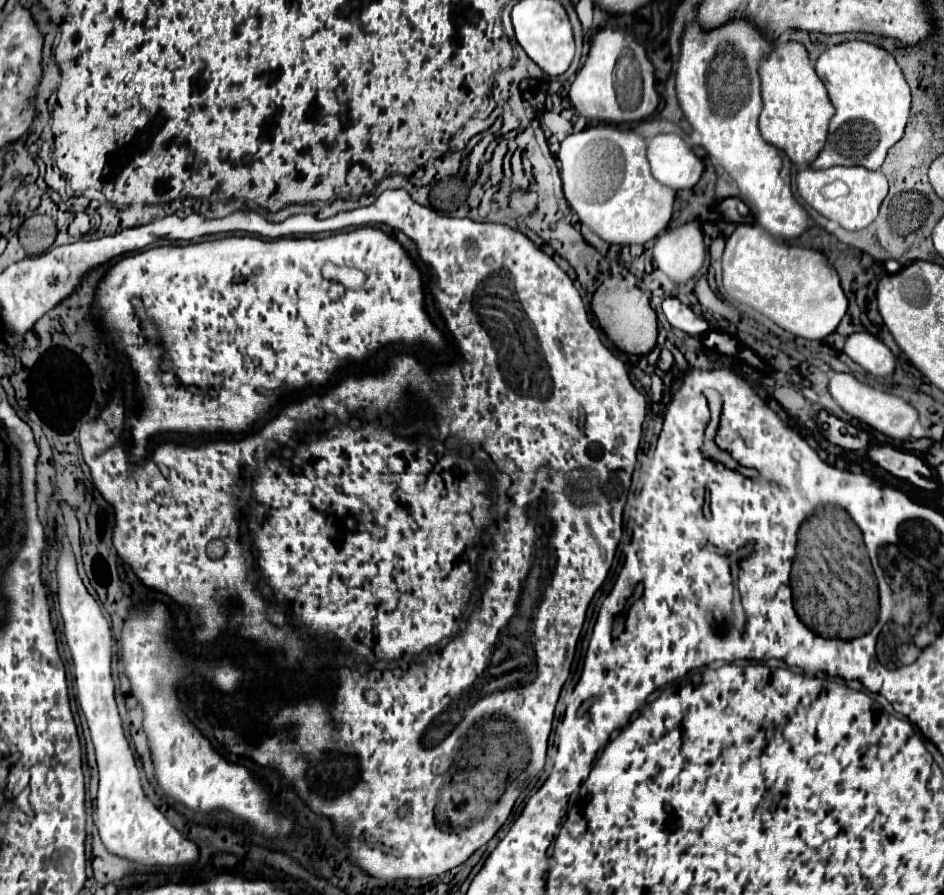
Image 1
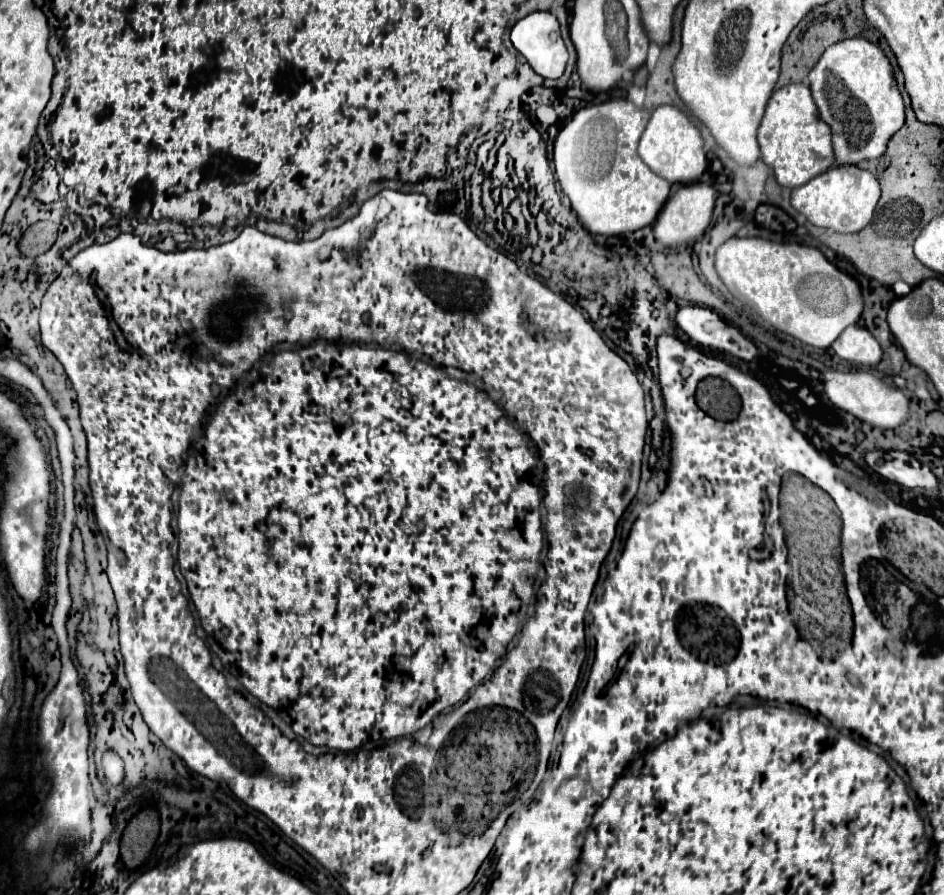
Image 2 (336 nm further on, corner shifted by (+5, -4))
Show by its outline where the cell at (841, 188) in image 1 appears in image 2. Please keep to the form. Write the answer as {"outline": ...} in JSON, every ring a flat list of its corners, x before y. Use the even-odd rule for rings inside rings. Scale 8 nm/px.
{"outline":[[832,166,824,174,792,190,792,206,818,228,832,228,834,232,860,232,872,218,880,198,878,180,858,166]]}

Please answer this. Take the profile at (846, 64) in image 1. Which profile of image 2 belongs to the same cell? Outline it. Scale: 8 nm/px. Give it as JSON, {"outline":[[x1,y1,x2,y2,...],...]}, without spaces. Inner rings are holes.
{"outline":[[856,36,828,46,814,70,810,72,810,88,820,110,820,118,832,128,836,164,858,164,862,160,880,158,886,150,890,136,904,126,904,100,896,86,892,66,884,52,866,38]]}

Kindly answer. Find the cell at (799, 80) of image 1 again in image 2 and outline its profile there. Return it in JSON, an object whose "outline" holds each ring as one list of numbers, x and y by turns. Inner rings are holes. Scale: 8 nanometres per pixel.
{"outline":[[806,84,784,86,772,94,758,128,758,144,762,162,774,168,780,186,802,186,834,164,830,126,820,120,812,92]]}

